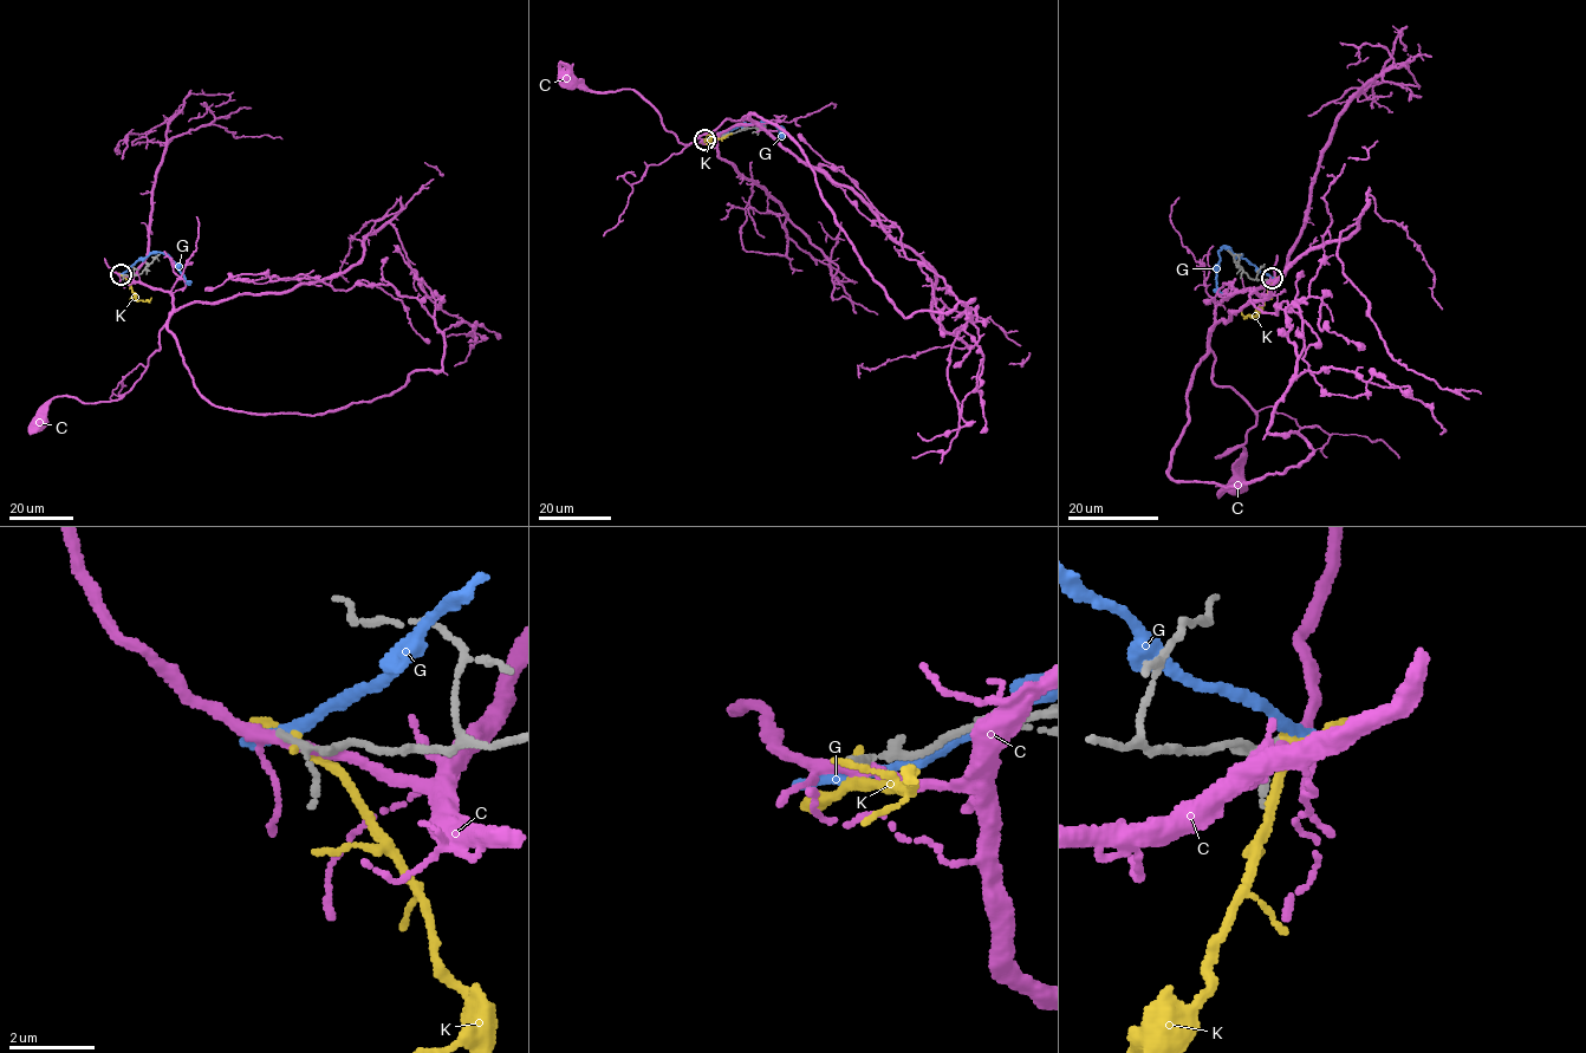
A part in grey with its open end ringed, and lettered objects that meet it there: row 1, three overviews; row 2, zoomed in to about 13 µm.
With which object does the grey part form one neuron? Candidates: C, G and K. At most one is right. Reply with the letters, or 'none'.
none

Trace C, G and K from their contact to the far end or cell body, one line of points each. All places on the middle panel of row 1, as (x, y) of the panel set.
C: (707, 140), (716, 141), (736, 125), (760, 124), (725, 119), (683, 144), (634, 90), (595, 92), (569, 82)
G: (704, 140), (736, 127), (769, 122), (779, 129), (781, 137)
K: (706, 138), (710, 141), (732, 134)

